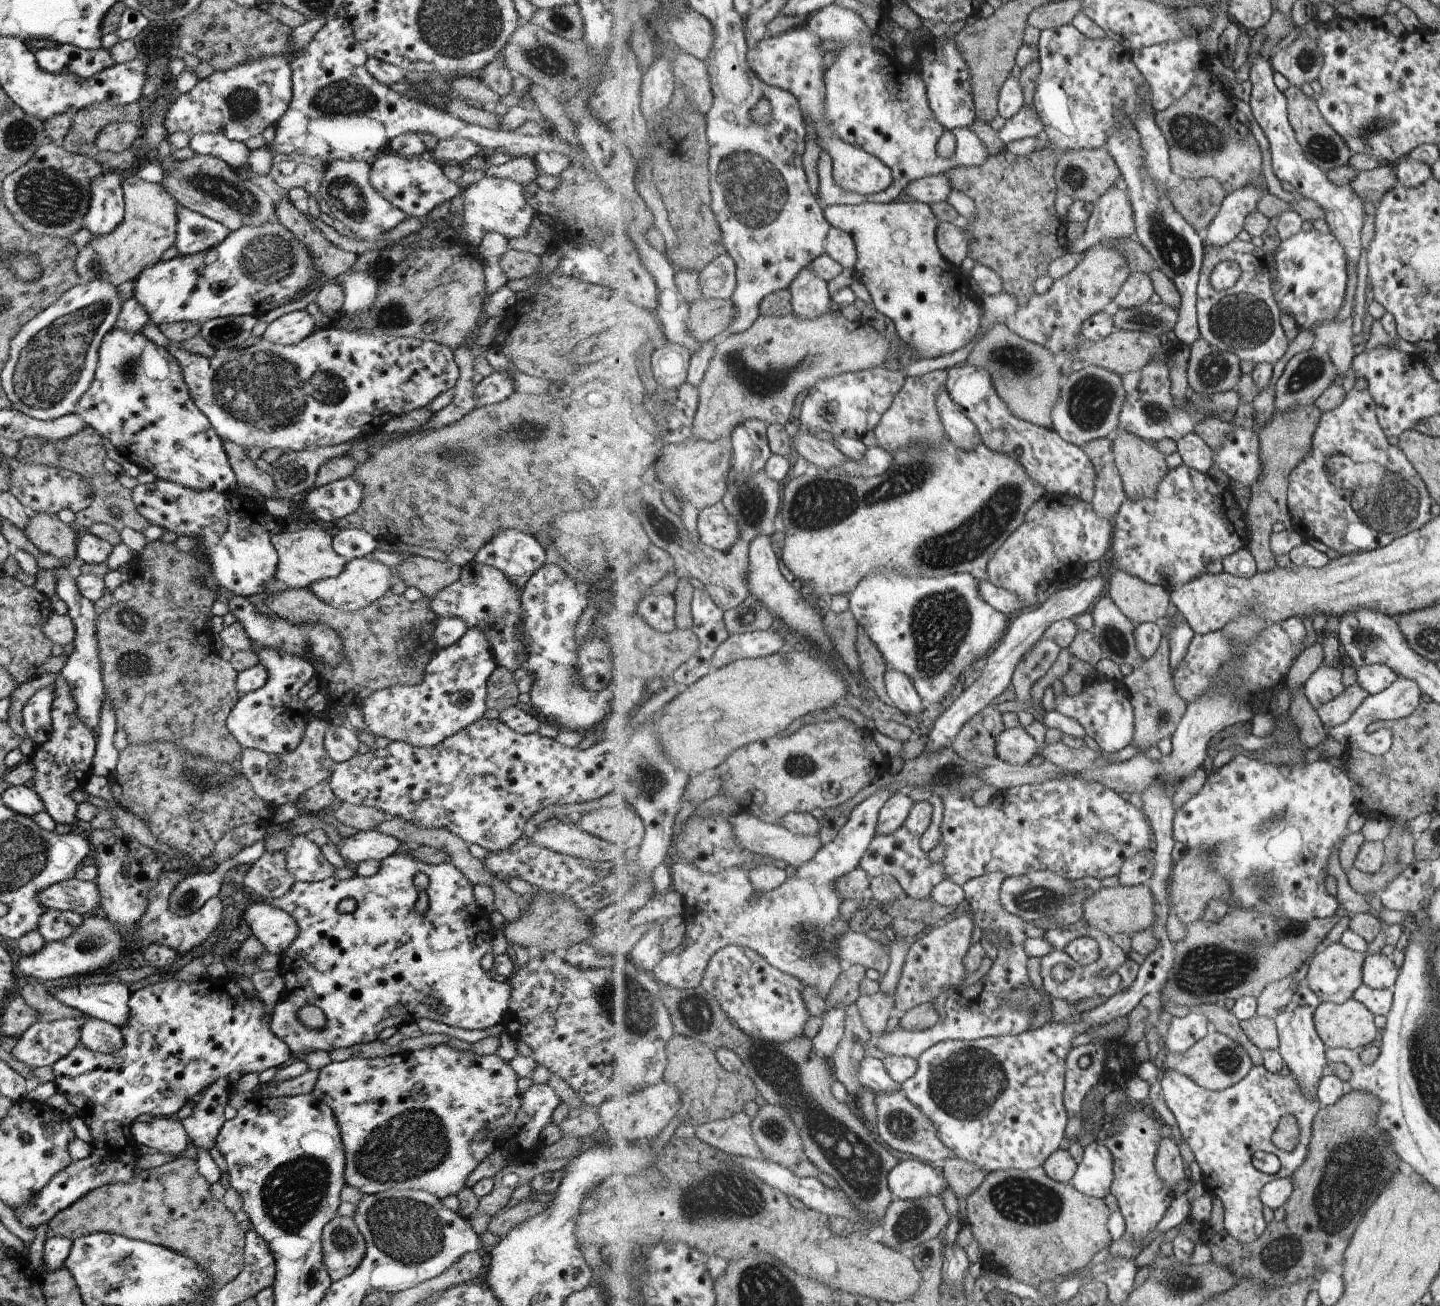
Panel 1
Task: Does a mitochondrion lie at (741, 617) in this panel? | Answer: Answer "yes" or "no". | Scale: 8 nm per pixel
no

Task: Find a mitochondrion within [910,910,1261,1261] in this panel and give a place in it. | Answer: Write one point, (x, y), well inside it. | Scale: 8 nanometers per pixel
(967, 1084)

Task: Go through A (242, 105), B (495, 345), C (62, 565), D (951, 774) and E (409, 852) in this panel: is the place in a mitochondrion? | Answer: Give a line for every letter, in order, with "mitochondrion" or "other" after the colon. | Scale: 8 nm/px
A: mitochondrion
B: other
C: other
D: mitochondrion
E: other

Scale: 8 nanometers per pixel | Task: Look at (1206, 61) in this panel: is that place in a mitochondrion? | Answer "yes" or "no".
no

